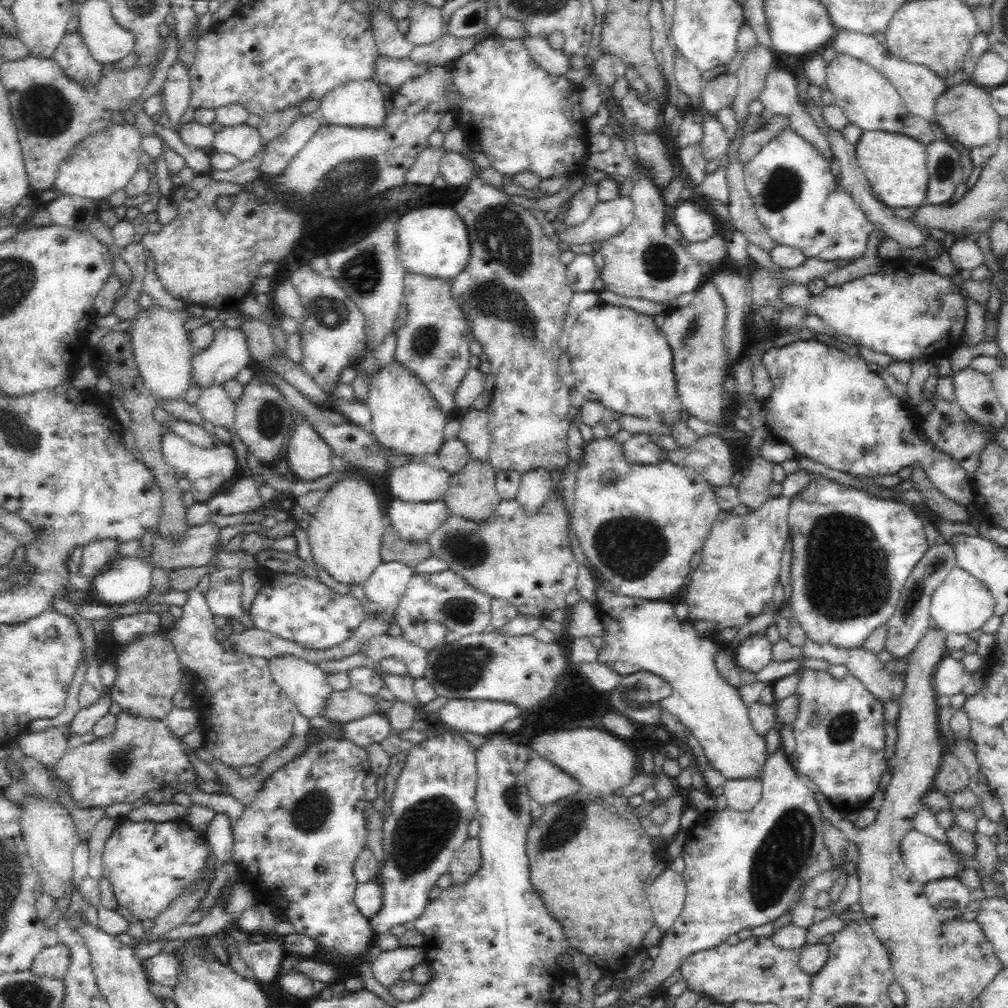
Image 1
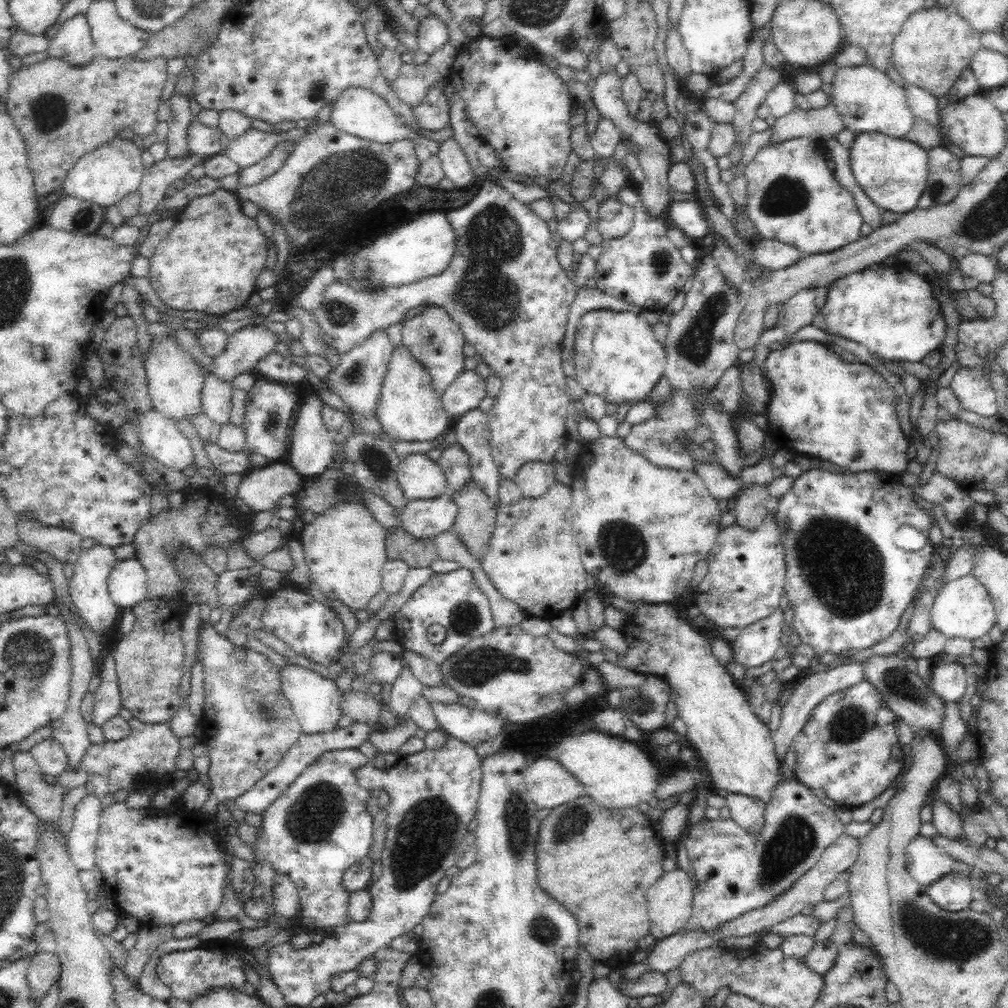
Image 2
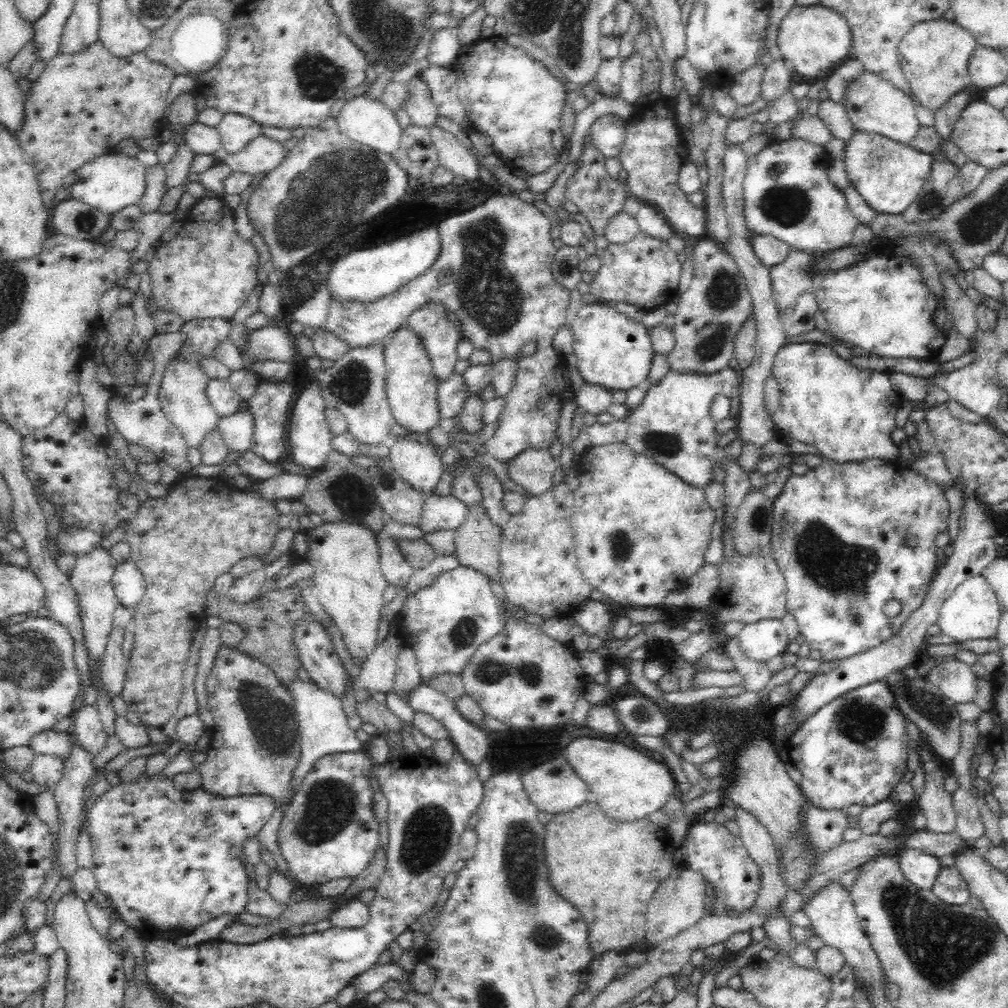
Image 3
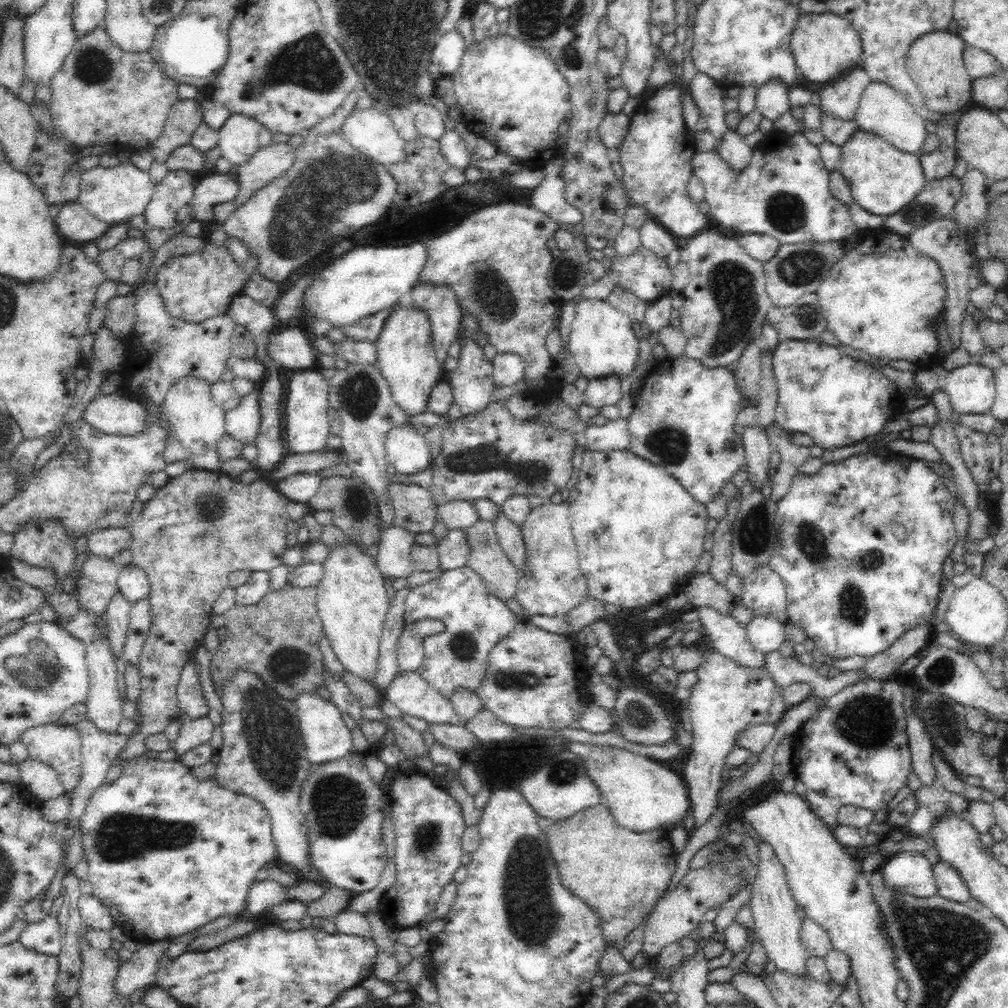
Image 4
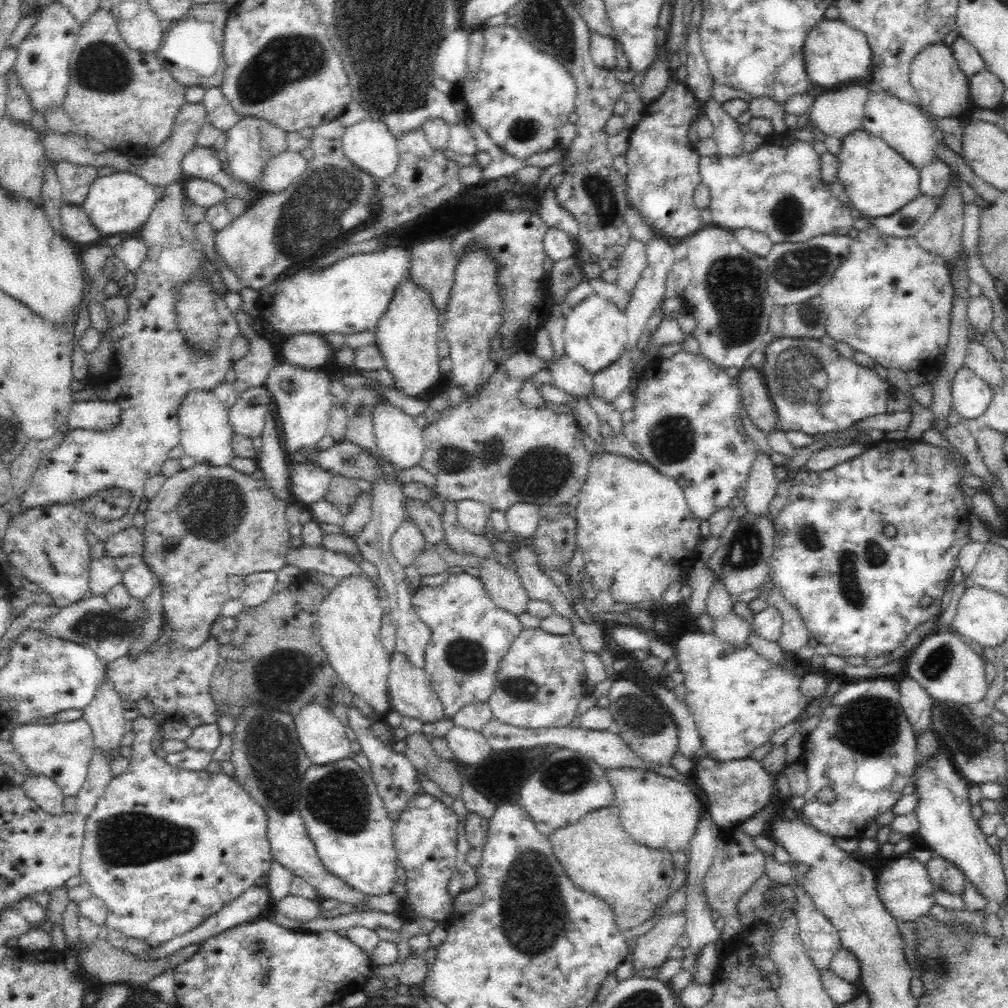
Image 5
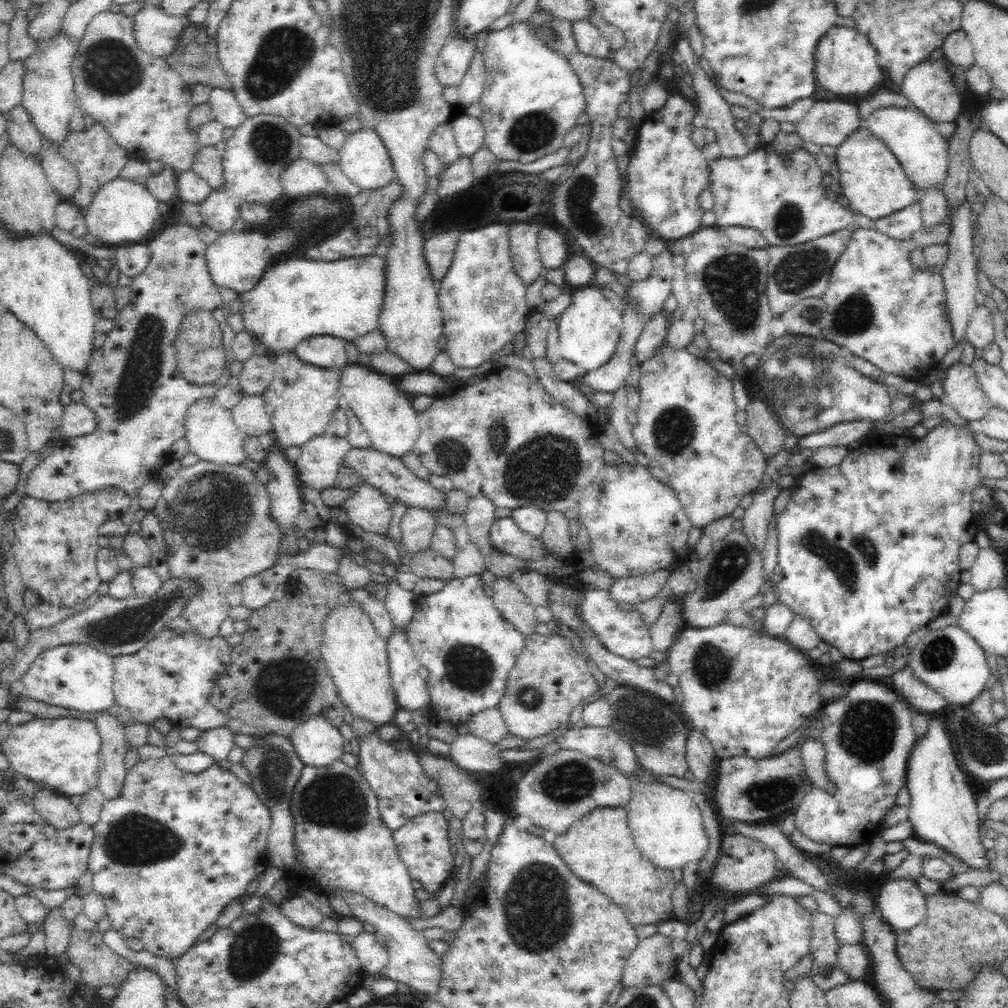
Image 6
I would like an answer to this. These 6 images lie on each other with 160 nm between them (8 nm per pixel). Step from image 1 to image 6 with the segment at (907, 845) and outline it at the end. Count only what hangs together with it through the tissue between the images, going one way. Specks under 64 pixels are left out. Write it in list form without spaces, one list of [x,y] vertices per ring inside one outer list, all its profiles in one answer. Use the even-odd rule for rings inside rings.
[[[915,880],[887,881],[876,898],[881,917],[896,934],[912,929],[924,919],[927,910],[925,894],[918,889]]]

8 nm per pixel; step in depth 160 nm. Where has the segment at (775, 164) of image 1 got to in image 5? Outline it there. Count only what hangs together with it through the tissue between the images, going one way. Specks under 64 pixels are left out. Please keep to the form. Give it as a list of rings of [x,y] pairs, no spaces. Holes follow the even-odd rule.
[[[775,134],[768,136],[765,143],[752,152],[728,156],[716,154],[701,156],[699,173],[701,182],[711,192],[711,224],[722,228],[752,229],[766,234],[773,243],[806,242],[814,236],[823,234],[851,234],[854,232],[854,219],[850,215],[852,207],[847,201],[832,196],[830,183],[820,179],[821,156],[808,142],[792,136]]]

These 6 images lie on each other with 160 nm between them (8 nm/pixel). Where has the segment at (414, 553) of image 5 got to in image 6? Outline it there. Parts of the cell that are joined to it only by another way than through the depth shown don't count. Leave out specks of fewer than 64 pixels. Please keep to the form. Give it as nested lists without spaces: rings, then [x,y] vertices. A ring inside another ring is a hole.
[[[408,507],[400,521],[405,548],[410,553],[430,548],[436,525],[437,519],[428,509]]]

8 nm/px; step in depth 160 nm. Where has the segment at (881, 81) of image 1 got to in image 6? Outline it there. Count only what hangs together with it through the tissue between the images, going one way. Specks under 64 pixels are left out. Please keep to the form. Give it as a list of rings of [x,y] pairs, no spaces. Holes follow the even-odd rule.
[[[888,106],[873,110],[864,126],[894,153],[916,191],[917,200],[926,189],[938,189],[943,193],[949,169],[949,141],[936,131],[932,121],[918,110]]]

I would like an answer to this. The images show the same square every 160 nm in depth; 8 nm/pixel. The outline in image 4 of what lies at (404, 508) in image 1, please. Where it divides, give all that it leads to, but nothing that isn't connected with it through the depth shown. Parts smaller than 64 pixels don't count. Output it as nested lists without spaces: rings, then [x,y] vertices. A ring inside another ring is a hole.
[[[453,500],[437,505],[437,518],[447,529],[467,529],[474,526],[479,514],[471,500]]]

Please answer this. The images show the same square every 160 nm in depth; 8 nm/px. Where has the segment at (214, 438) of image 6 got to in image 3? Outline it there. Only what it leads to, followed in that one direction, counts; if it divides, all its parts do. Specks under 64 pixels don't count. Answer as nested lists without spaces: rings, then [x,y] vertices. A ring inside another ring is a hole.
[[[172,360],[164,372],[161,387],[159,389],[159,403],[166,419],[176,426],[182,434],[188,448],[197,448],[210,432],[218,430],[220,415],[210,404],[206,394],[209,376],[204,373],[200,366],[190,362],[177,362]]]

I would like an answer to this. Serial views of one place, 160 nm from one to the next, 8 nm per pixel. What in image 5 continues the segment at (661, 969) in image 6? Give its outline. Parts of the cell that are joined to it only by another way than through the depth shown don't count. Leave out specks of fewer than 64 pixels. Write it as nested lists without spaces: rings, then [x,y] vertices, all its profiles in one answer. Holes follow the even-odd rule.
[[[684,913],[662,918],[646,934],[633,939],[630,956],[634,975],[640,976],[642,969],[658,969],[670,960],[669,952],[685,932],[685,920]]]

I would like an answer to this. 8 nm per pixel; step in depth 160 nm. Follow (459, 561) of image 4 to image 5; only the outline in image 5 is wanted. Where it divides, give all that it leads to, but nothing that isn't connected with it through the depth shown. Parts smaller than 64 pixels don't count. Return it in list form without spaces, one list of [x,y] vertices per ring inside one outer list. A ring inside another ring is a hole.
[[[456,500],[443,501],[441,521],[443,522],[446,544],[452,550],[456,550],[458,554],[475,554],[480,558],[490,558],[497,555],[492,545],[486,542],[483,535],[468,532],[458,522]]]

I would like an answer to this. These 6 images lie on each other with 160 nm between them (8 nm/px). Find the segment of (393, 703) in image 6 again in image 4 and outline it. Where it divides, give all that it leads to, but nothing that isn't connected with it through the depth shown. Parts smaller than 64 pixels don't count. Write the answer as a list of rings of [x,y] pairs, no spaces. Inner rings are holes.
[[[356,543],[330,548],[323,563],[324,576],[317,584],[317,609],[323,632],[345,671],[375,684],[379,640],[388,610],[388,594],[377,564]]]

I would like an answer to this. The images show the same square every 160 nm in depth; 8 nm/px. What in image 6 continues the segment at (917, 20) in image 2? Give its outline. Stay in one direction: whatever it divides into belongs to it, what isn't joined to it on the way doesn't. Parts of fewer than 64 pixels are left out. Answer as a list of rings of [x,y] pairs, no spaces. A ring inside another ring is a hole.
[[[926,59],[913,66],[903,78],[901,83],[903,94],[909,103],[915,106],[928,120],[934,124],[939,122],[955,122],[962,112],[962,97],[957,92],[957,87],[948,73],[948,65],[945,59]]]

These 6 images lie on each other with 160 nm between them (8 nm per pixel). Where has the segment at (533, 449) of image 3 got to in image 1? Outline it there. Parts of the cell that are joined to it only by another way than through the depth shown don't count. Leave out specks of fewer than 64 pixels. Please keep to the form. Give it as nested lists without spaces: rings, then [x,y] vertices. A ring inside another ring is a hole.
[[[545,468],[532,469],[521,473],[520,486],[515,499],[529,510],[530,514],[534,514],[534,510],[538,510],[538,506],[546,502],[552,490],[550,471]]]

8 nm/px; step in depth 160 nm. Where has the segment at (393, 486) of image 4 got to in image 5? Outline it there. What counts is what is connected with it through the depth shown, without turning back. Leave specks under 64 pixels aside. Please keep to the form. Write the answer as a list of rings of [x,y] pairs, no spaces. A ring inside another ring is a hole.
[[[409,499],[406,515],[422,531],[427,548],[434,548],[438,544],[445,542],[441,515],[438,515],[427,502]]]

